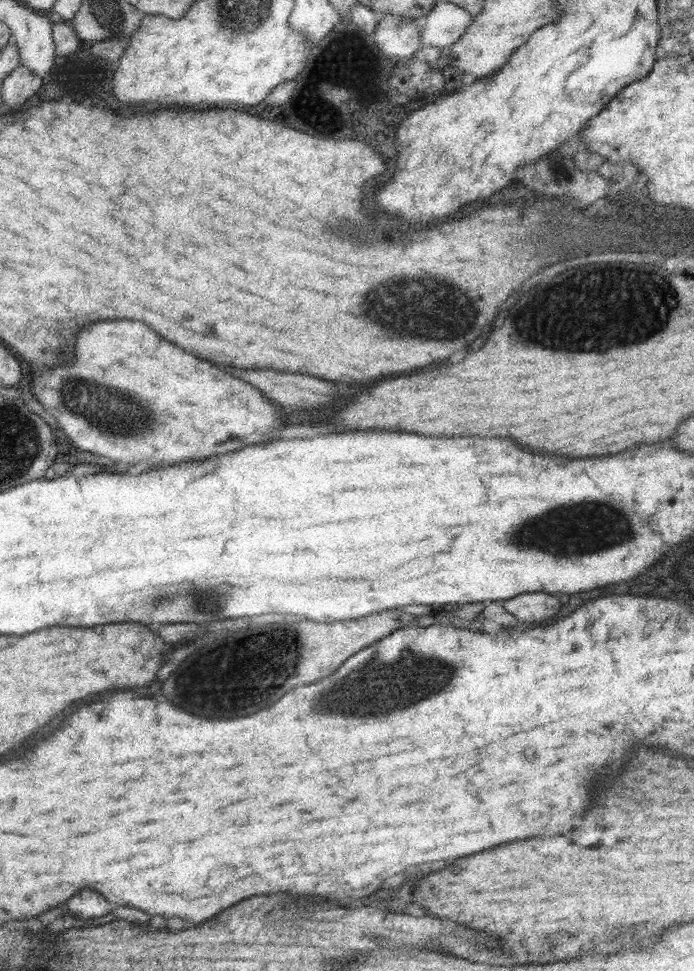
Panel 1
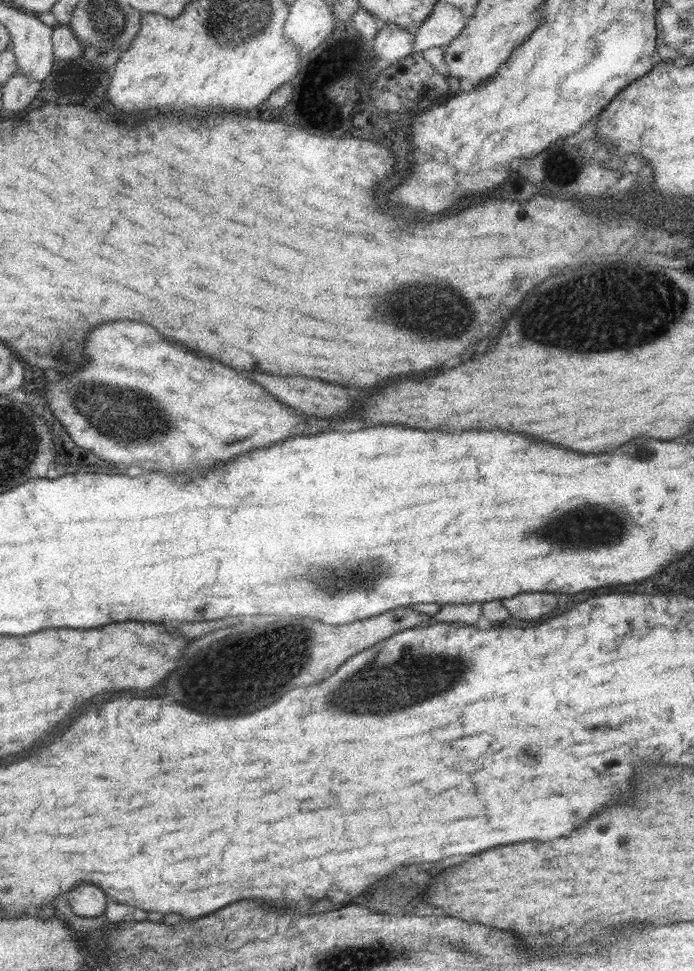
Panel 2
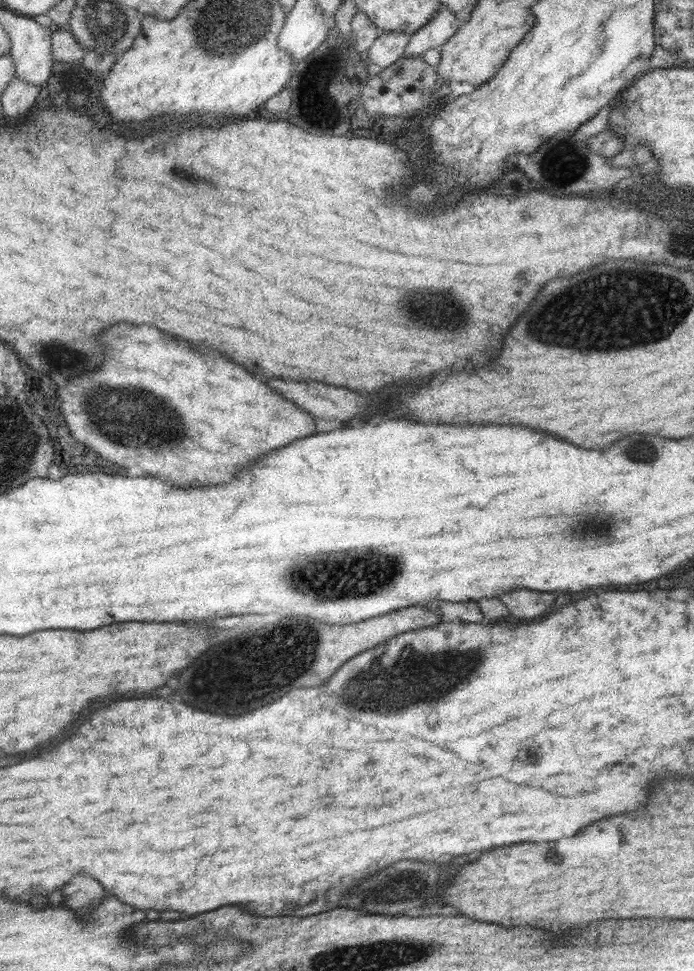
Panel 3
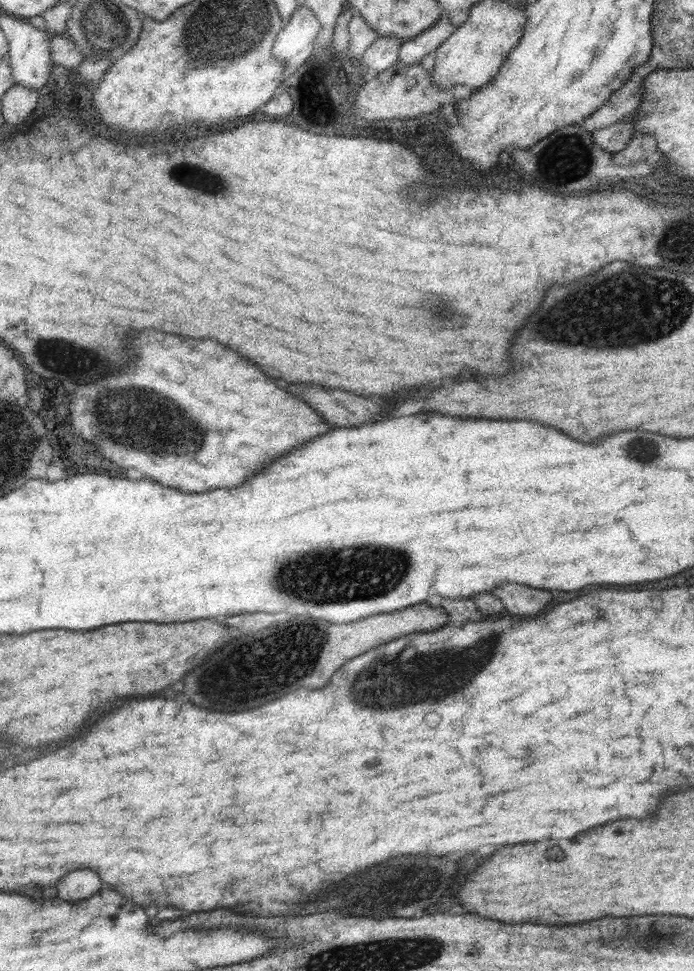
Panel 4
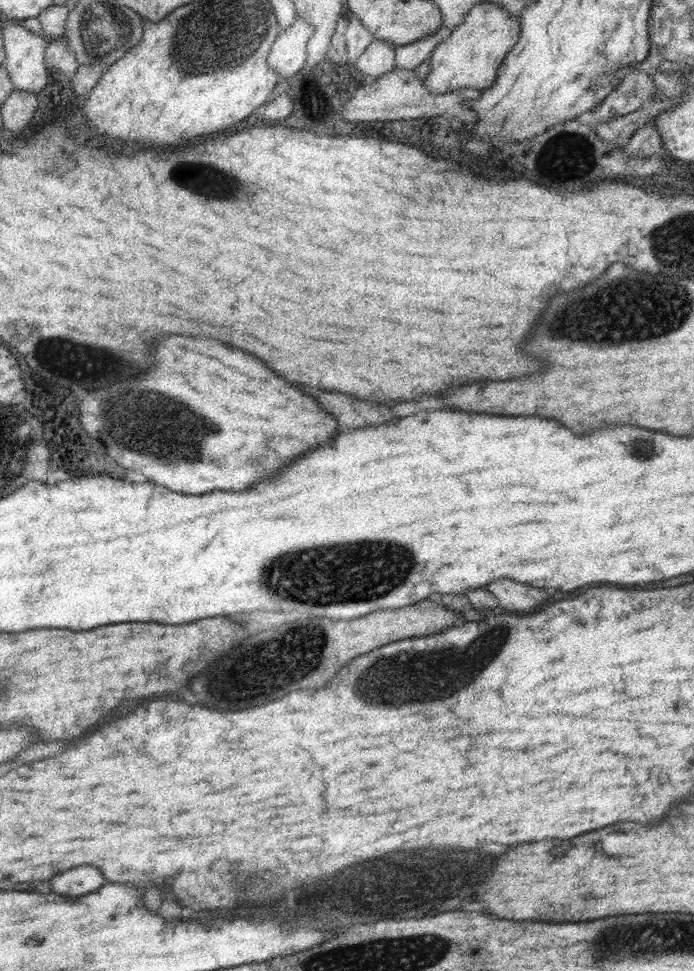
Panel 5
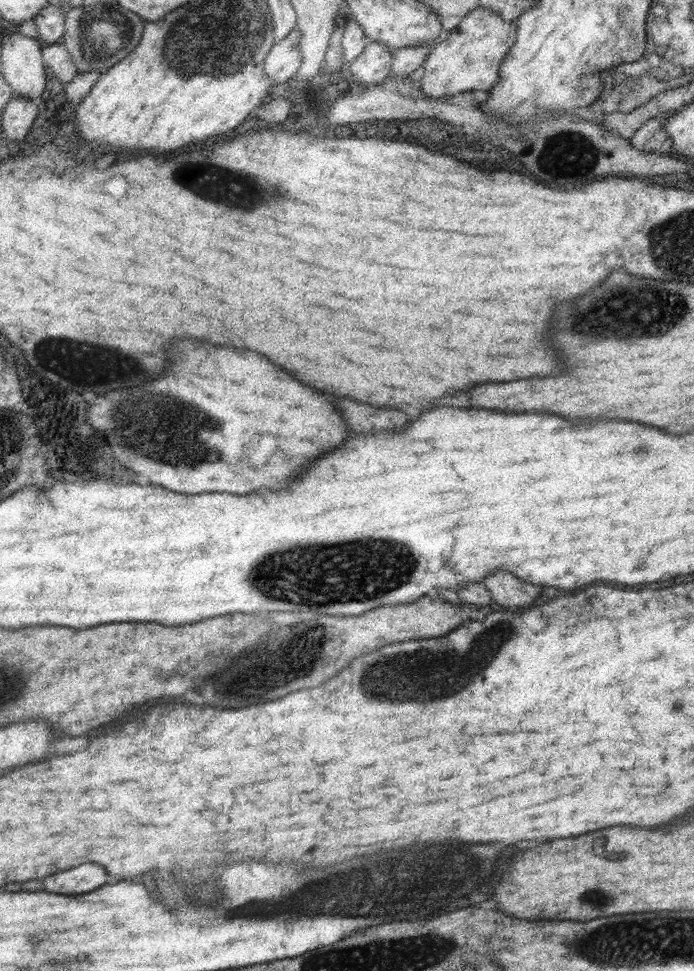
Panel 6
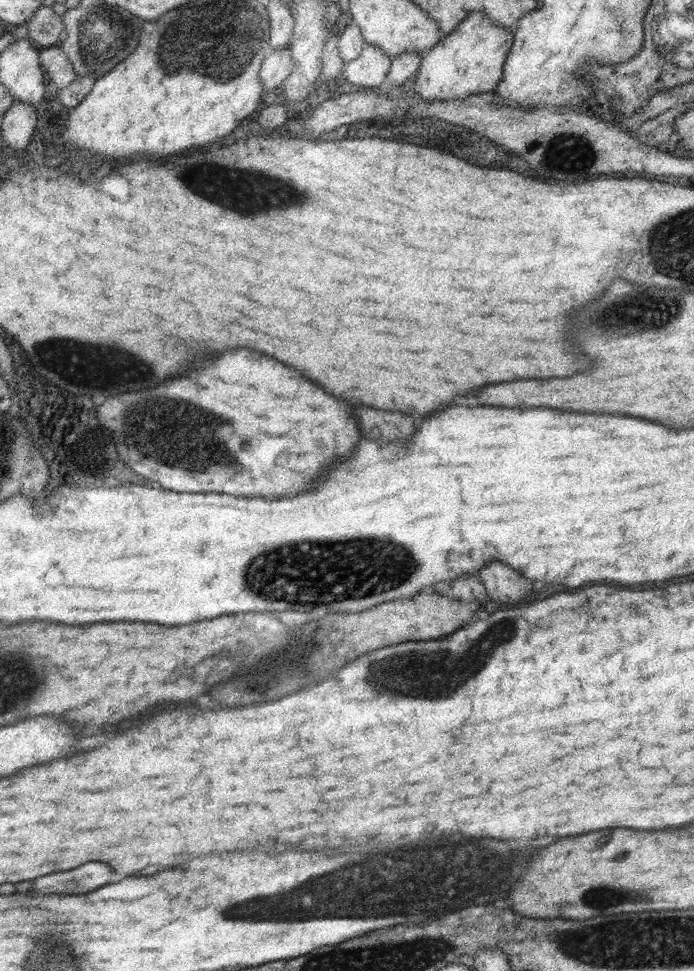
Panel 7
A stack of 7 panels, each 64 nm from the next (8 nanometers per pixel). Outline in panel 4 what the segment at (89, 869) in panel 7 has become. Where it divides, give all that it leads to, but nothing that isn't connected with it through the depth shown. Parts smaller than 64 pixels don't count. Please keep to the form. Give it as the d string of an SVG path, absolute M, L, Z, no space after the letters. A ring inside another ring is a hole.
M75 870L57 882L57 896L68 902L79 902L101 890L101 882L93 870Z

